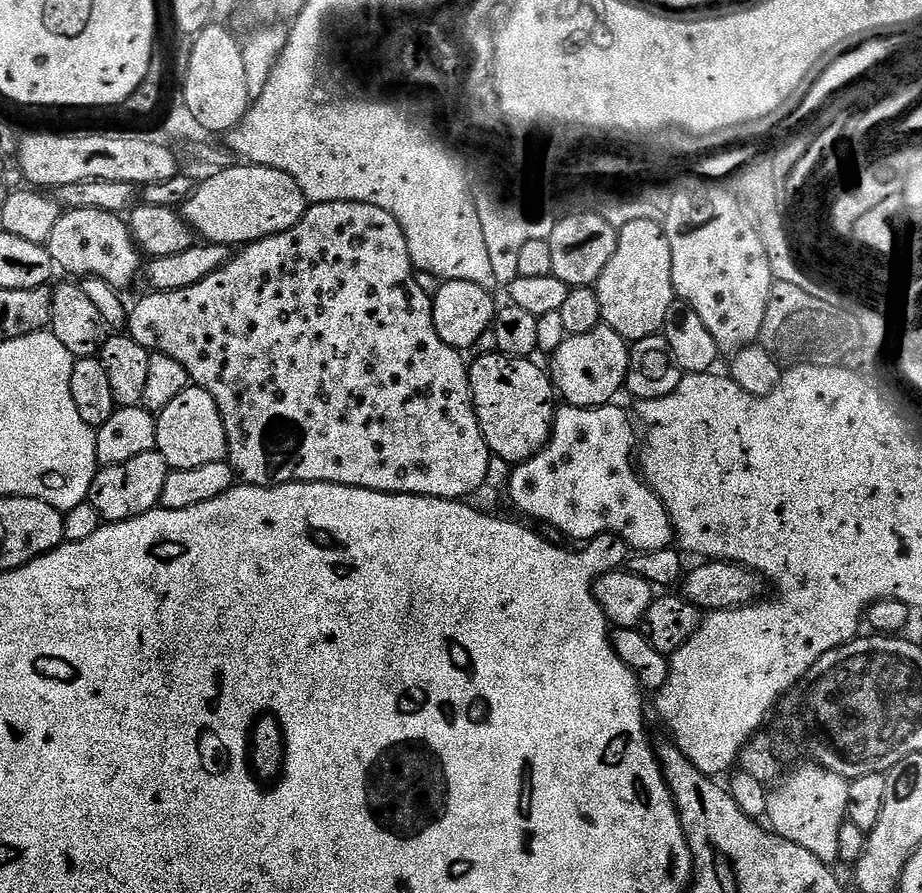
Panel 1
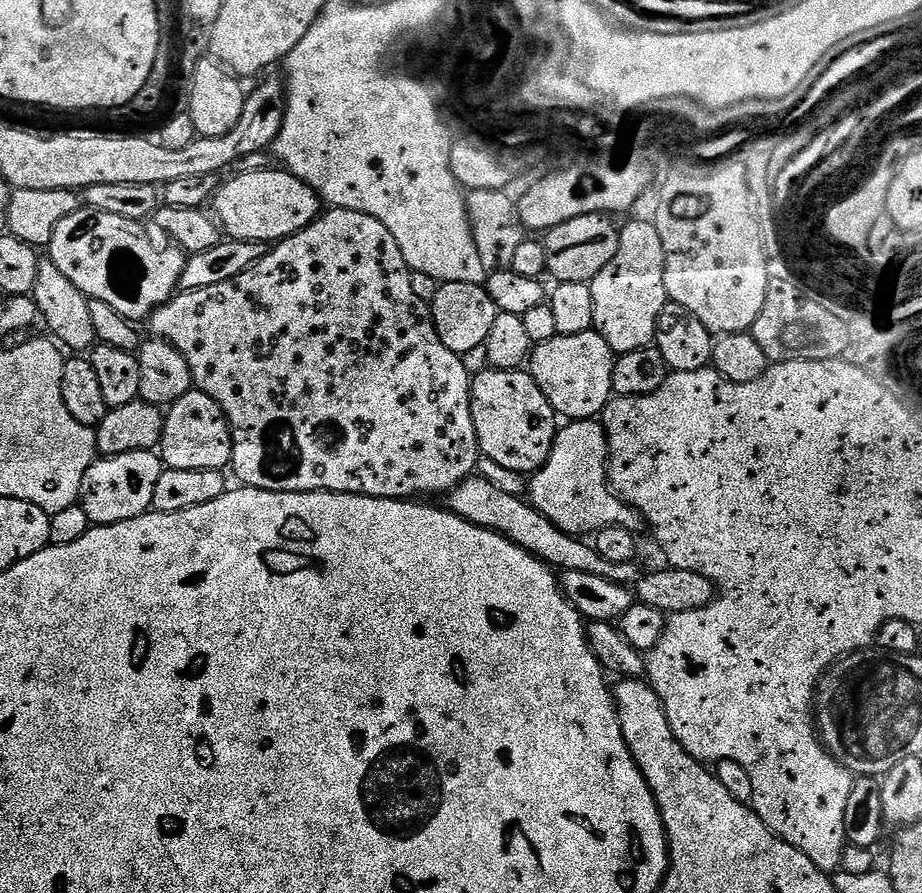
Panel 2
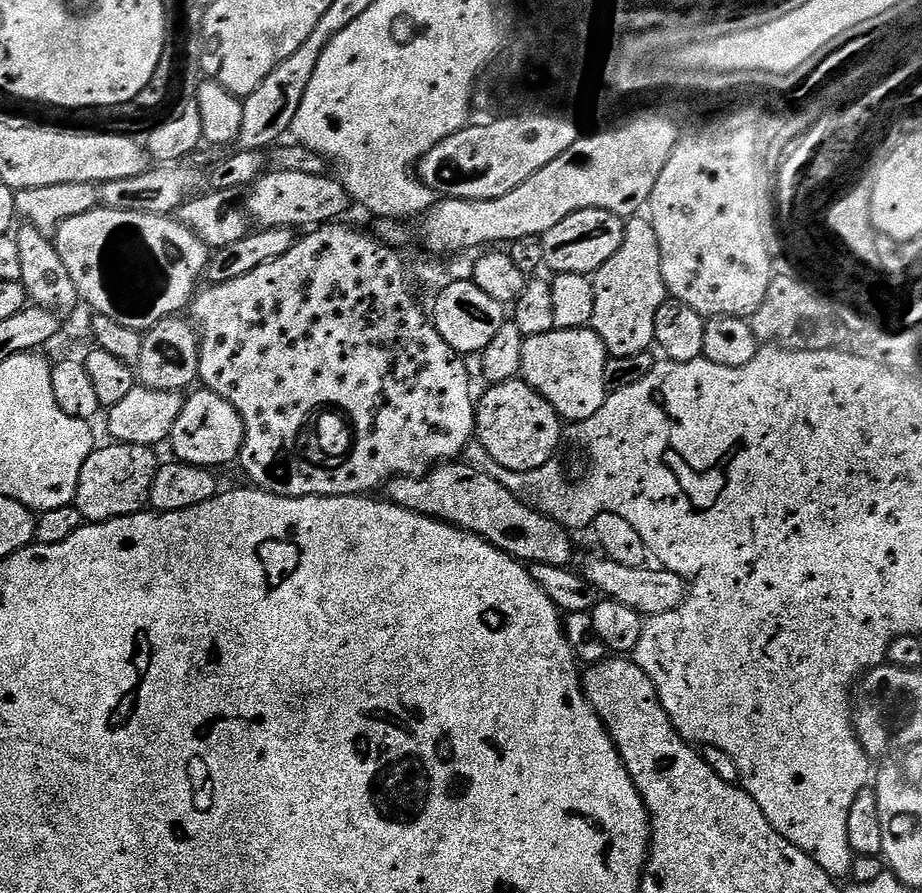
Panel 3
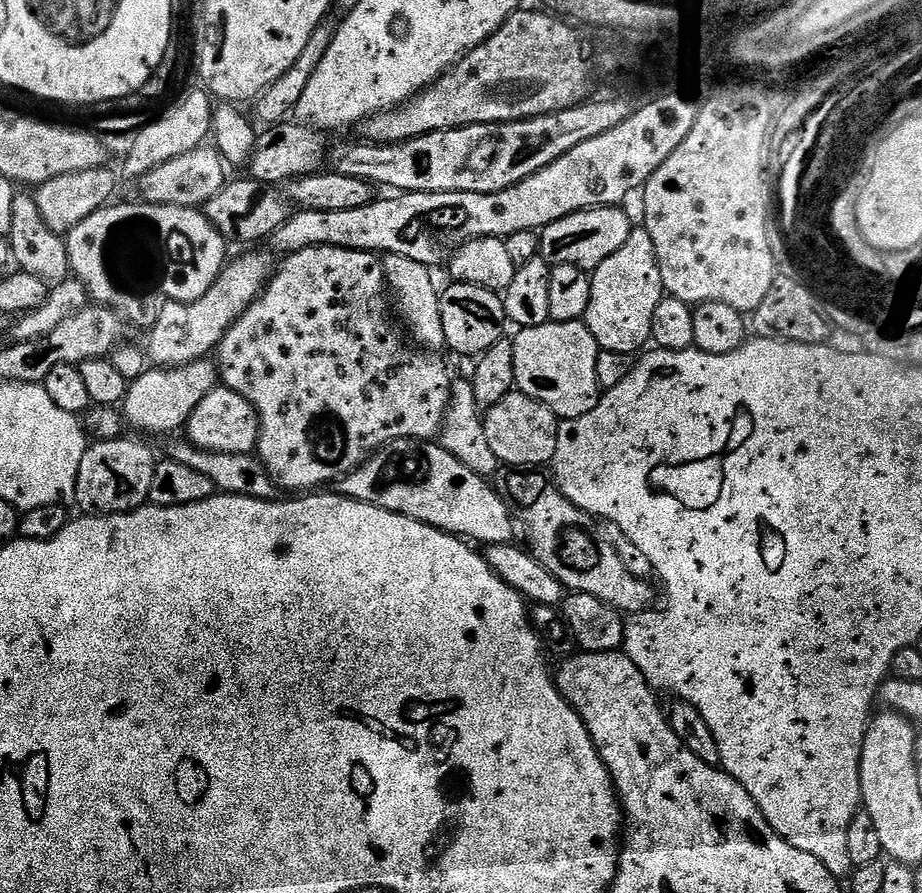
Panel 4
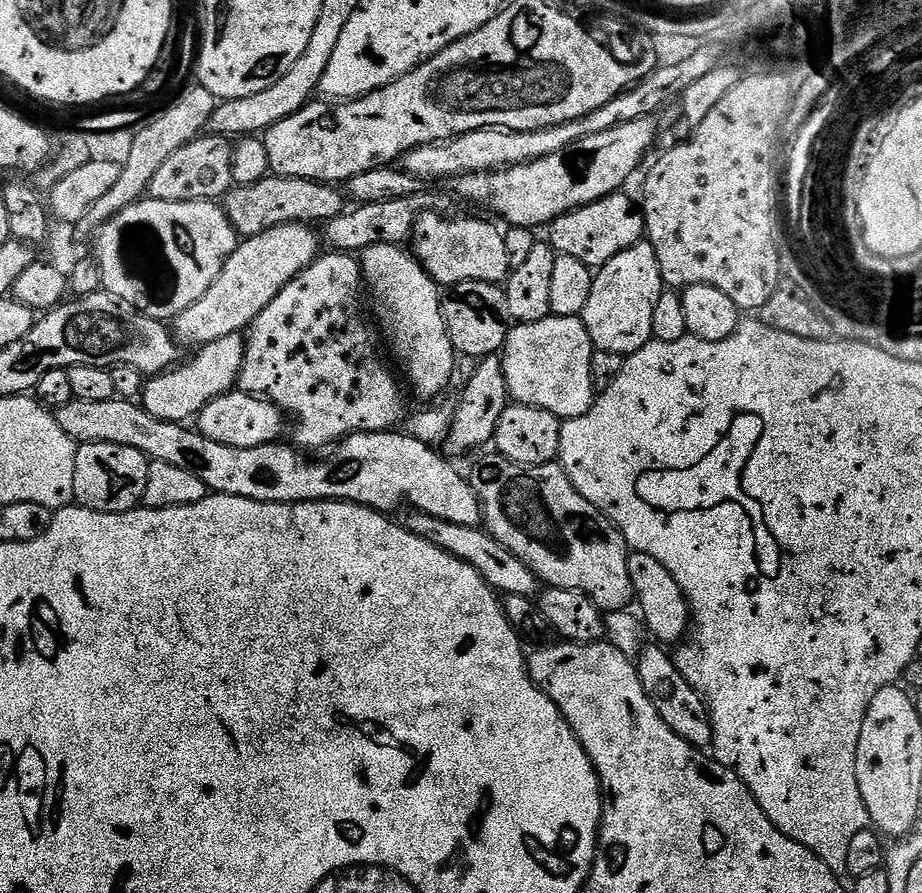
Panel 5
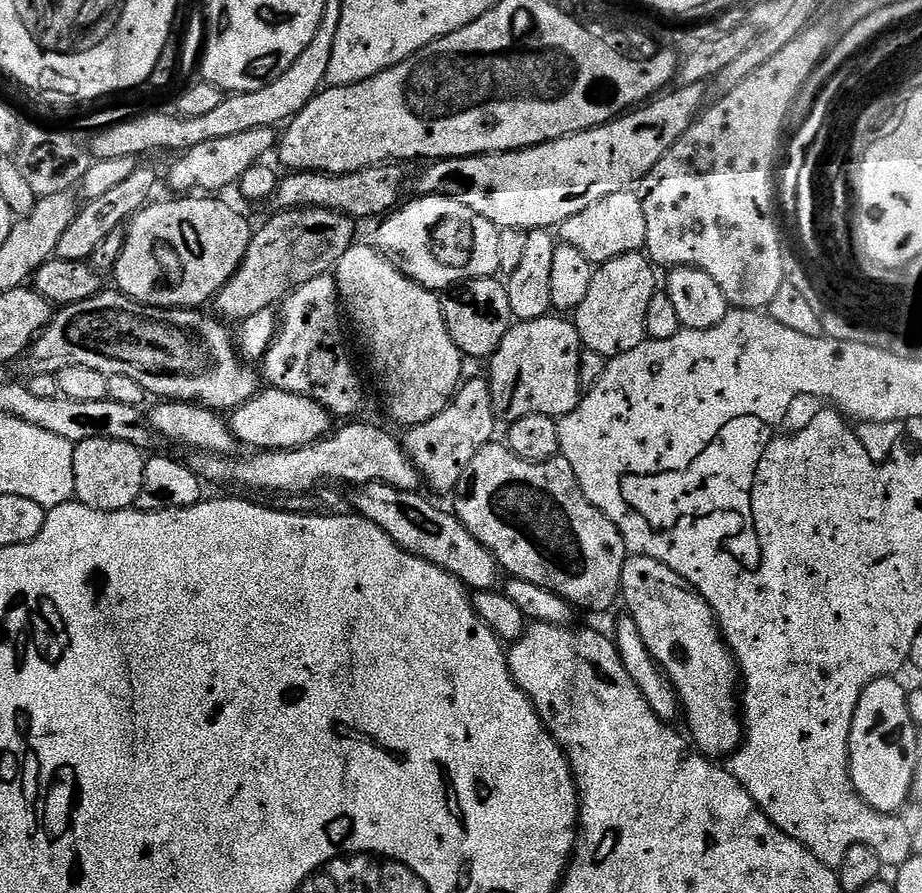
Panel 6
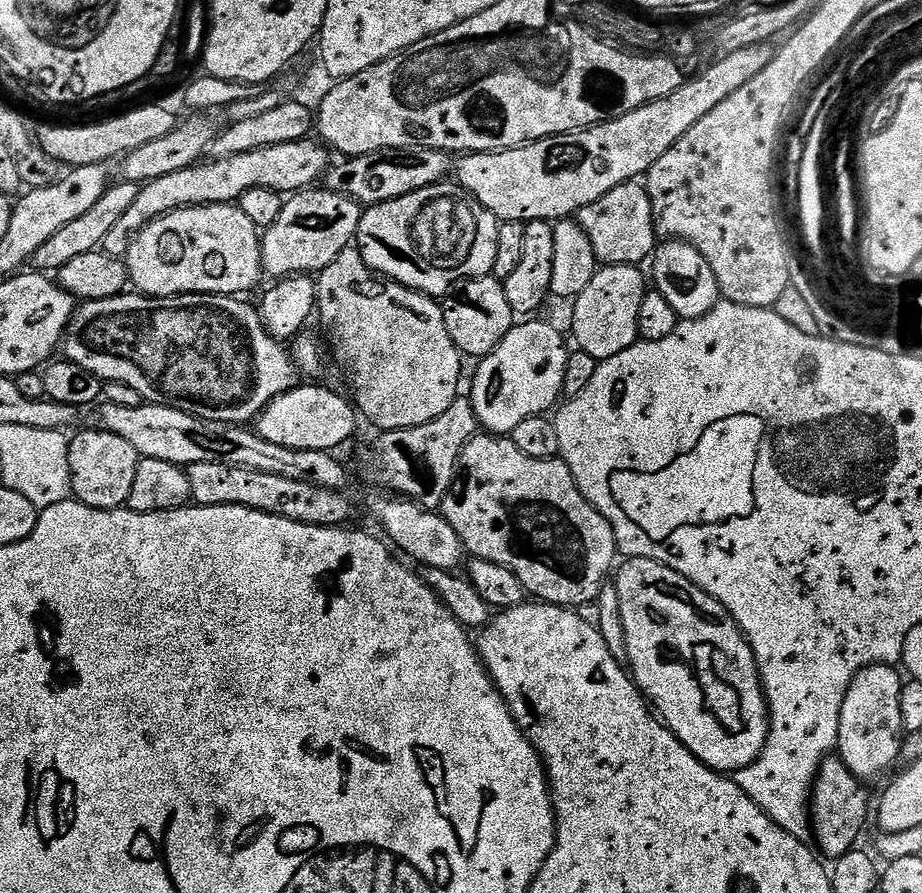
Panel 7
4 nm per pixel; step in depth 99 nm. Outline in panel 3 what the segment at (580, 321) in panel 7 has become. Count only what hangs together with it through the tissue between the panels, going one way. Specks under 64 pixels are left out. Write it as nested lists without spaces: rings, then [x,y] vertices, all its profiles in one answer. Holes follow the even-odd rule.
[[[637,214],[625,223],[624,237],[622,238],[622,246],[614,254],[614,258],[610,258],[610,262],[606,262],[599,270],[594,273],[592,282],[594,286],[594,318],[590,325],[593,332],[598,334],[598,338],[602,338],[604,348],[608,352],[609,357],[617,356],[618,358],[626,358],[630,354],[642,354],[649,351],[656,343],[656,335],[654,334],[654,318],[658,318],[658,310],[663,306],[665,300],[669,299],[668,287],[664,285],[662,278],[662,254],[658,250],[658,234],[654,234],[654,226],[647,215]]]

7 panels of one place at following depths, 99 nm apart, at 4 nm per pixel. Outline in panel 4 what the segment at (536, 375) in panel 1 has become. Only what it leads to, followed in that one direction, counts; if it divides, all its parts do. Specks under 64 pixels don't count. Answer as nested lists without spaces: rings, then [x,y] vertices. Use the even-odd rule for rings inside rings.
[[[513,390],[502,402],[483,413],[484,443],[493,457],[504,464],[512,464],[516,470],[536,470],[551,465],[554,450],[558,446],[558,430],[561,421],[542,402]]]

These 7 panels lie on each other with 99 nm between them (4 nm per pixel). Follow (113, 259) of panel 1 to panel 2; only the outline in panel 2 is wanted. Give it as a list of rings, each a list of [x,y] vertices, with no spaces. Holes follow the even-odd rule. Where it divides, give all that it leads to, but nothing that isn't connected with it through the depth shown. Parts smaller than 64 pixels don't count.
[[[82,206],[77,212],[70,214],[70,218],[62,218],[62,222],[54,226],[54,234],[48,243],[46,256],[54,262],[54,266],[58,266],[58,270],[62,270],[62,274],[66,274],[66,278],[70,278],[70,282],[74,282],[74,286],[78,286],[78,290],[82,290],[82,294],[89,300],[98,299],[106,302],[128,321],[147,321],[157,308],[161,308],[167,300],[176,295],[184,273],[186,256],[176,246],[160,249],[144,227],[141,221]]]

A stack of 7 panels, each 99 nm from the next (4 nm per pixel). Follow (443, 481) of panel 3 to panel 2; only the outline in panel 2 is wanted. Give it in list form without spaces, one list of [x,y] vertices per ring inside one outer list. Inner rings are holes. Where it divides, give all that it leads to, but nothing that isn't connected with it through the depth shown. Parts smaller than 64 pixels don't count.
[[[479,474],[469,476],[457,488],[447,493],[446,500],[447,507],[455,516],[461,516],[471,524],[488,528],[491,532],[501,532],[508,540],[513,540],[527,552],[534,553],[553,569],[598,574],[600,578],[610,578],[612,582],[629,586],[635,585],[642,575],[639,563],[627,560],[615,564],[613,560],[607,560],[589,541],[587,544],[587,539],[562,531],[558,526],[554,526],[554,522],[550,522],[550,518],[546,518],[537,508],[532,507],[527,499],[506,494],[506,490],[502,490],[485,476]]]

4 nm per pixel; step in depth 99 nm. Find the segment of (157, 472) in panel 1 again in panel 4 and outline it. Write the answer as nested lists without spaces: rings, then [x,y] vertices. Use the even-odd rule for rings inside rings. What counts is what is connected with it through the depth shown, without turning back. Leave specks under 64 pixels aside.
[[[121,438],[119,440],[100,440],[93,443],[82,458],[82,466],[78,466],[78,482],[76,483],[76,499],[74,501],[75,507],[80,507],[79,510],[84,514],[95,514],[98,516],[115,516],[118,512],[132,512],[135,508],[143,508],[148,504],[148,495],[150,494],[150,482],[154,479],[154,470],[156,469],[158,460],[157,457],[152,457],[152,452],[144,444],[139,444],[136,440],[127,440]]]

